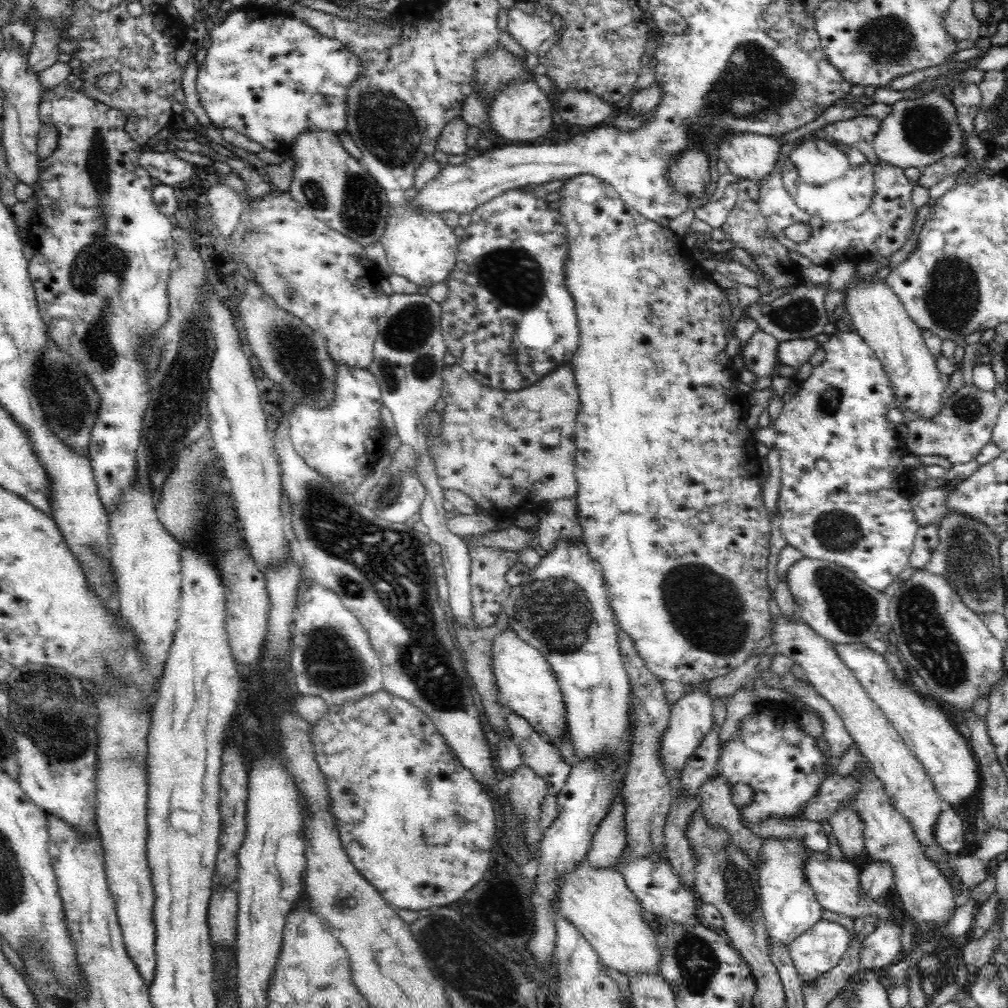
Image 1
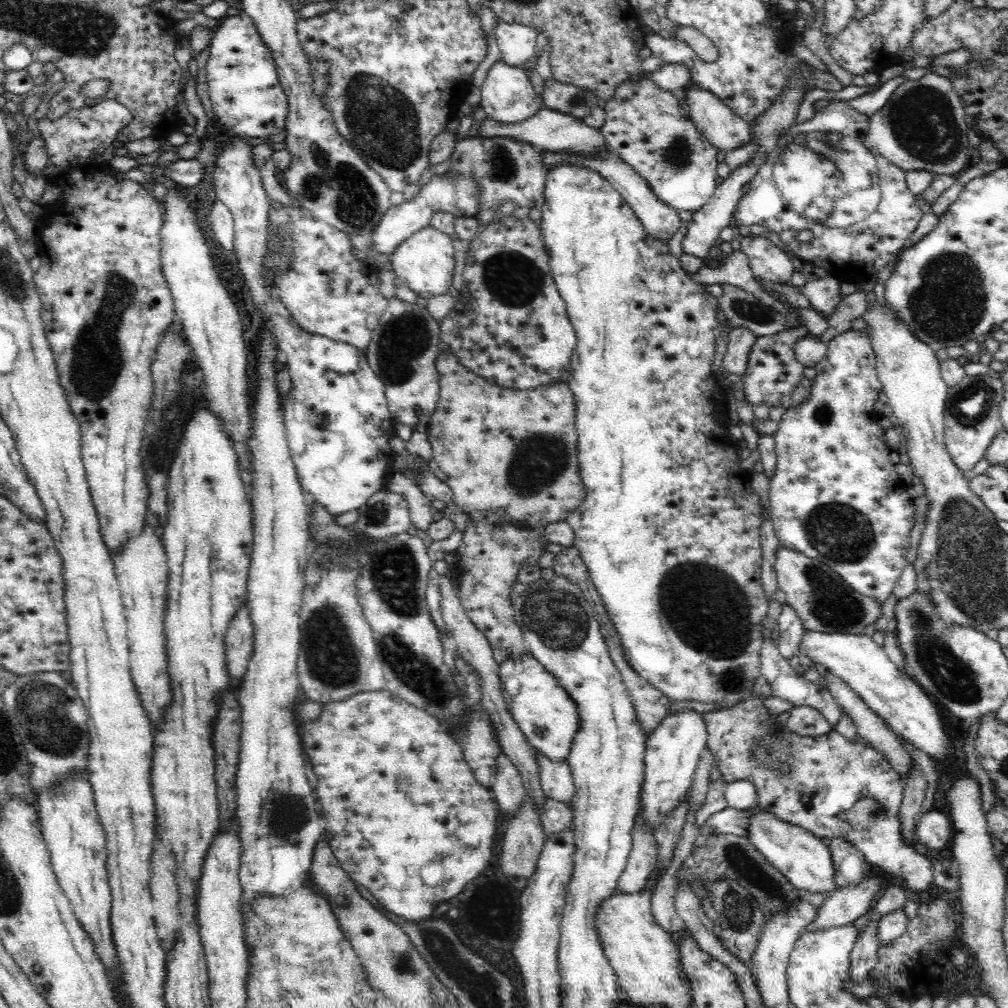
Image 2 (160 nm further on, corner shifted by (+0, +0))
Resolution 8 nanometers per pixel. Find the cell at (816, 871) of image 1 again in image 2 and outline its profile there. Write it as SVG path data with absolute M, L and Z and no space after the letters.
M758 802L748 807L745 812L749 814L748 841L791 885L798 890L829 895L837 890L829 848L820 839L804 828L778 819L776 815L760 809Z

